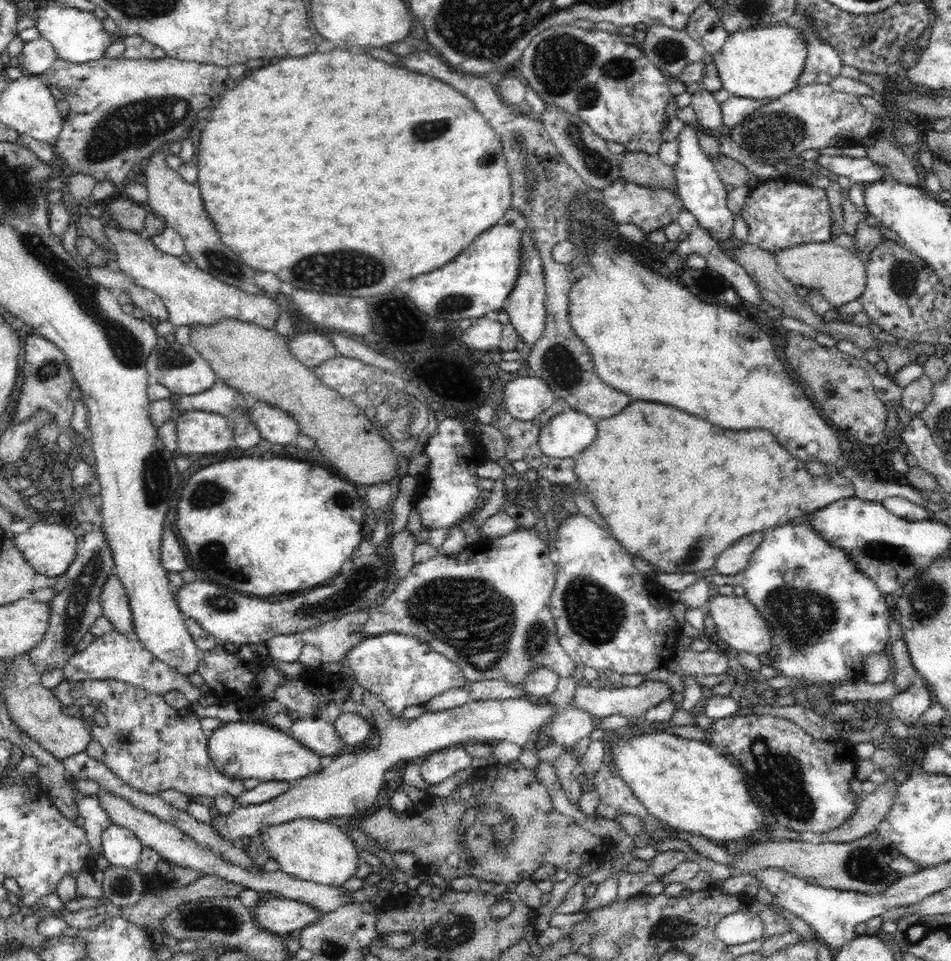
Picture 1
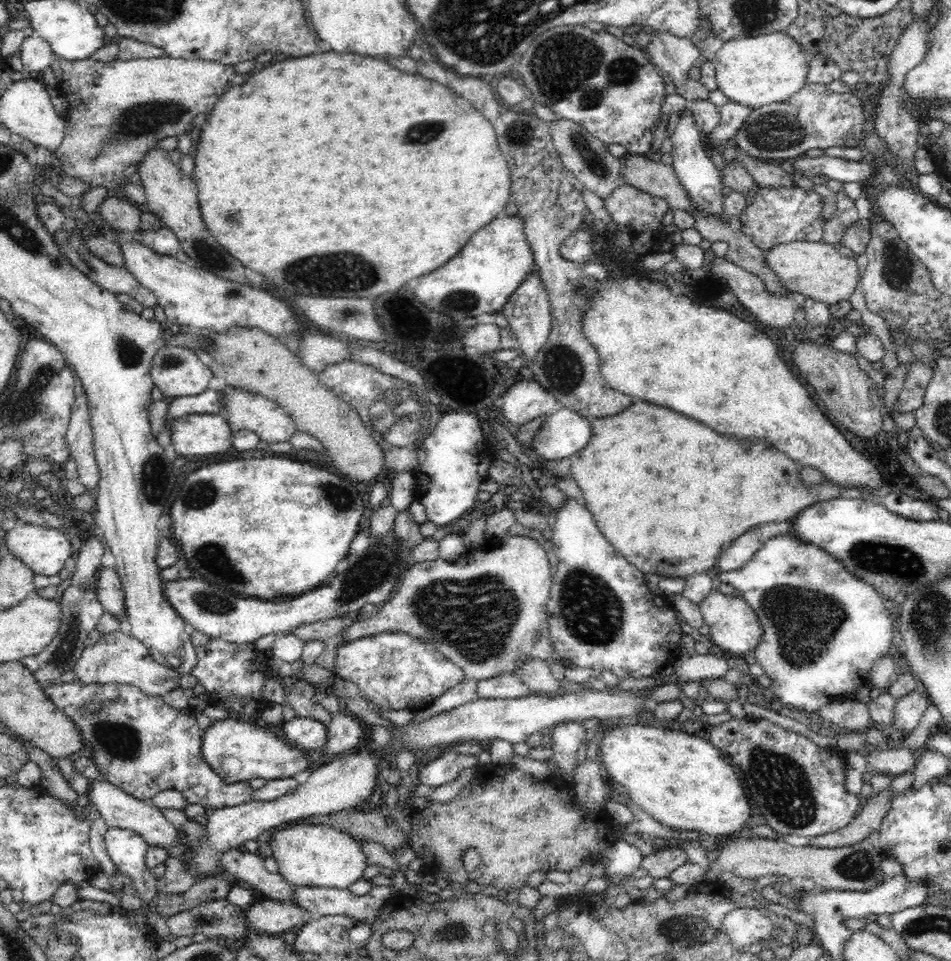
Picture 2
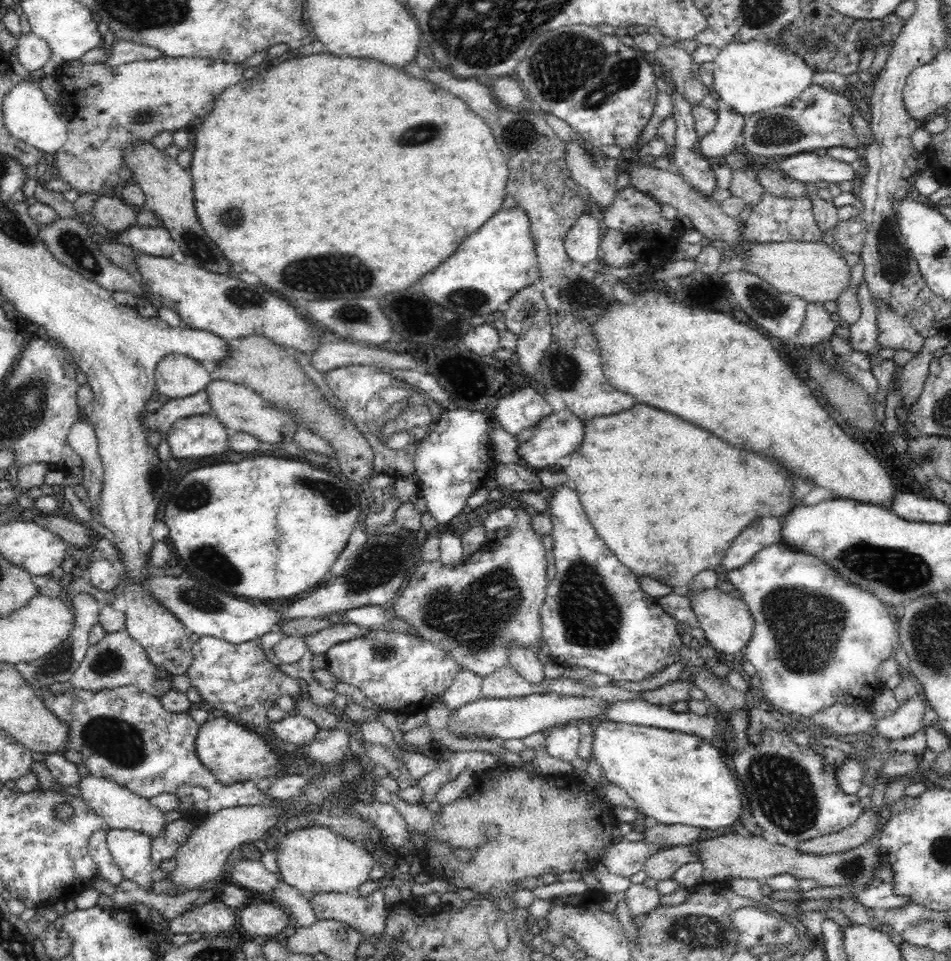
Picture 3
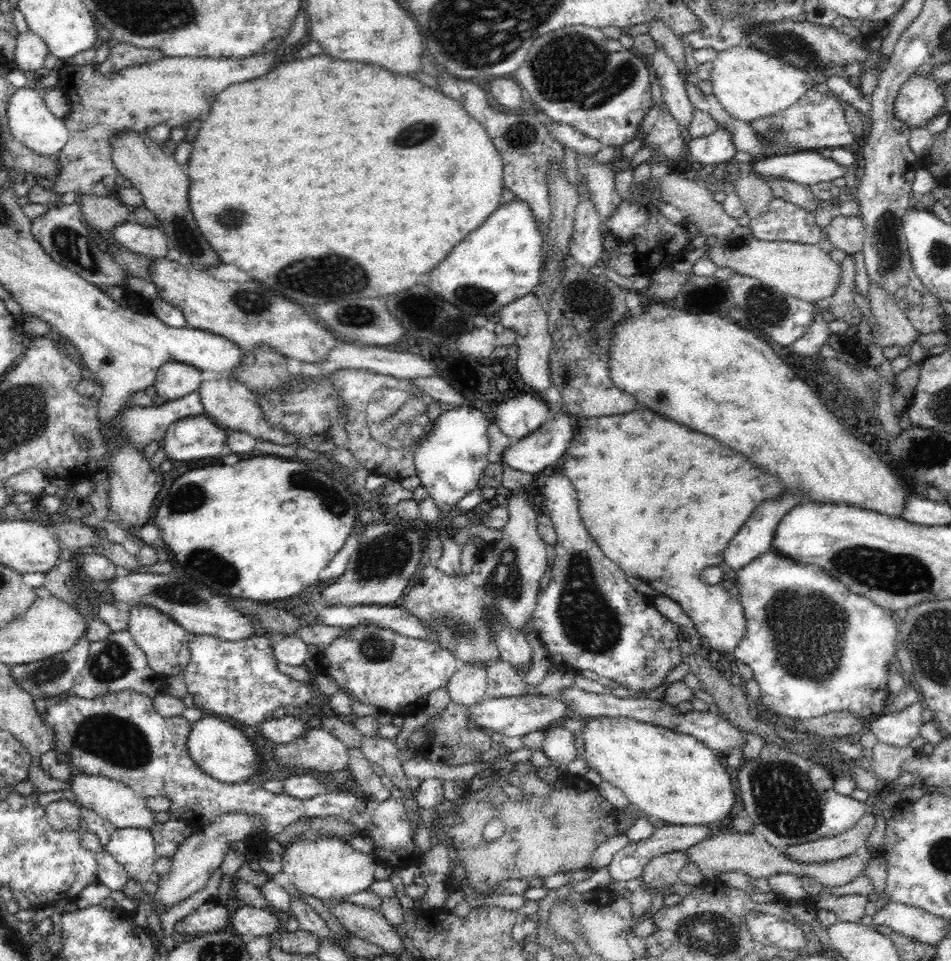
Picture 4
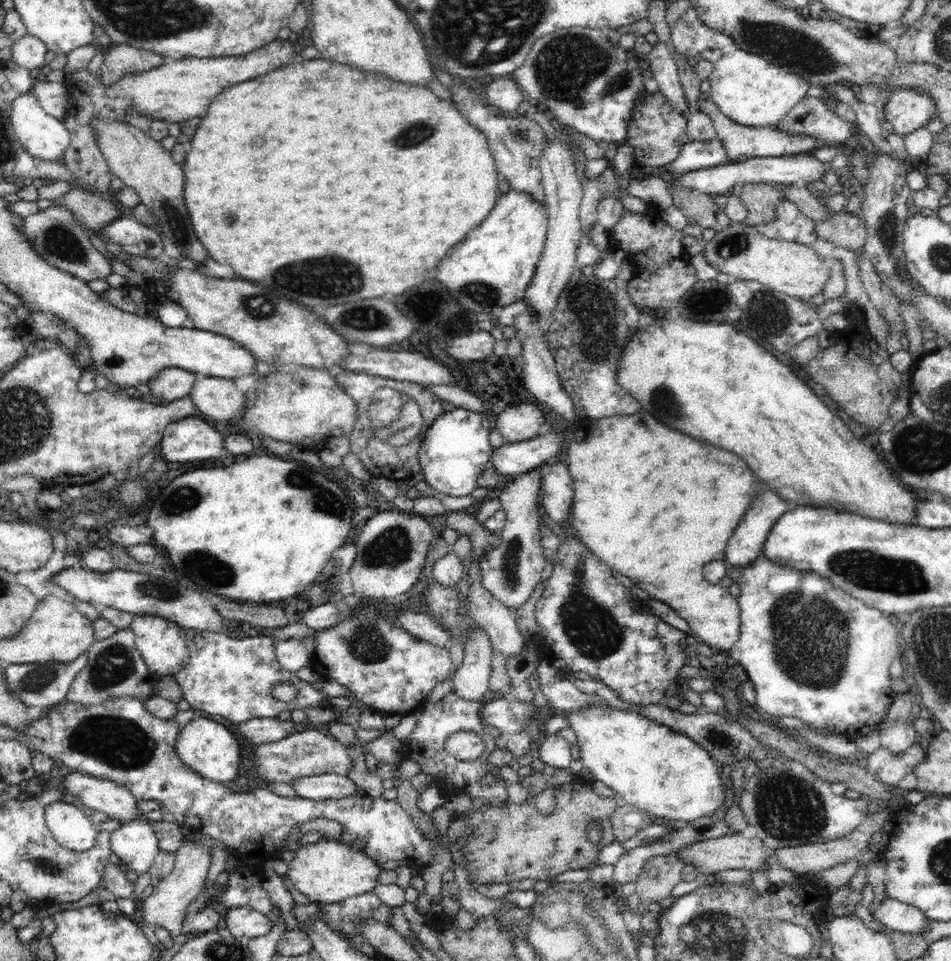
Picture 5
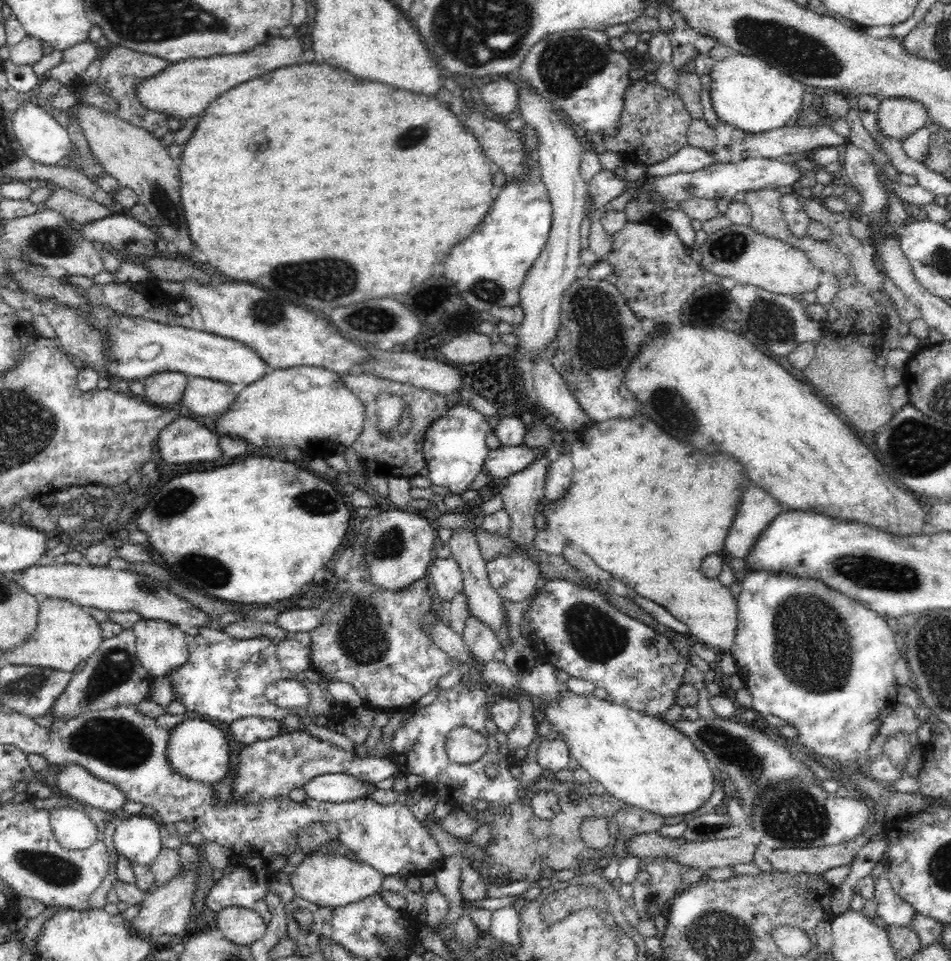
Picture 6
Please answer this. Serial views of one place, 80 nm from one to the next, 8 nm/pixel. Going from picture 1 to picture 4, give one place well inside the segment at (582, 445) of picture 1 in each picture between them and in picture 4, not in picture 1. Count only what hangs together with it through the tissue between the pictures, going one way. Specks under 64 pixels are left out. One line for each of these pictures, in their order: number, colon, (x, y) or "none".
2: (564, 432)
3: (558, 435)
4: (533, 453)

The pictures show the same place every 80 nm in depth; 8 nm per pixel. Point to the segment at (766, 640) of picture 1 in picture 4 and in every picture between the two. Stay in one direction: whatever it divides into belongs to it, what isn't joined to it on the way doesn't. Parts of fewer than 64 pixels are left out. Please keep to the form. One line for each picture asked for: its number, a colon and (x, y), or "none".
2: (734, 626)
3: (667, 498)
4: (663, 502)

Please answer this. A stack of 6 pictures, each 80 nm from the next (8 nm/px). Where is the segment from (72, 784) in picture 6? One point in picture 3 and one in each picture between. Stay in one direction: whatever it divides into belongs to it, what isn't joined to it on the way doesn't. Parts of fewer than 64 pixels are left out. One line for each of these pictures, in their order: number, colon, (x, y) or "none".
3: (121, 809)
4: (118, 804)
5: (111, 798)

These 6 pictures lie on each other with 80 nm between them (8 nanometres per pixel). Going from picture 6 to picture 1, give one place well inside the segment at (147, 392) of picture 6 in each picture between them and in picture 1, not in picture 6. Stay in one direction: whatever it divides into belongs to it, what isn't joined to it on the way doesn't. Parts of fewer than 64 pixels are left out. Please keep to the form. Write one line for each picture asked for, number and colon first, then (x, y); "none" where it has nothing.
1: (181, 369)
2: (177, 371)
3: (176, 376)
4: (174, 380)
5: (170, 384)

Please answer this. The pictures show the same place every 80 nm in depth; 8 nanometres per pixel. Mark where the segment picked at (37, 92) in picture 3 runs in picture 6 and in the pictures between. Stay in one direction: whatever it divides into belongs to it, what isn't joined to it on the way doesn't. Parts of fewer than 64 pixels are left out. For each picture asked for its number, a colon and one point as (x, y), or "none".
4: (29, 119)
5: (43, 136)
6: (43, 139)

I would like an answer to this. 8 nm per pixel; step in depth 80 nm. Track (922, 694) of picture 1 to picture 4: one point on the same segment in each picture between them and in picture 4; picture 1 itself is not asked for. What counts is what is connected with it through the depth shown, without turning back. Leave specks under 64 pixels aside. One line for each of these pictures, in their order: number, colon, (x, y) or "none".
2: (909, 710)
3: (907, 720)
4: (898, 730)

